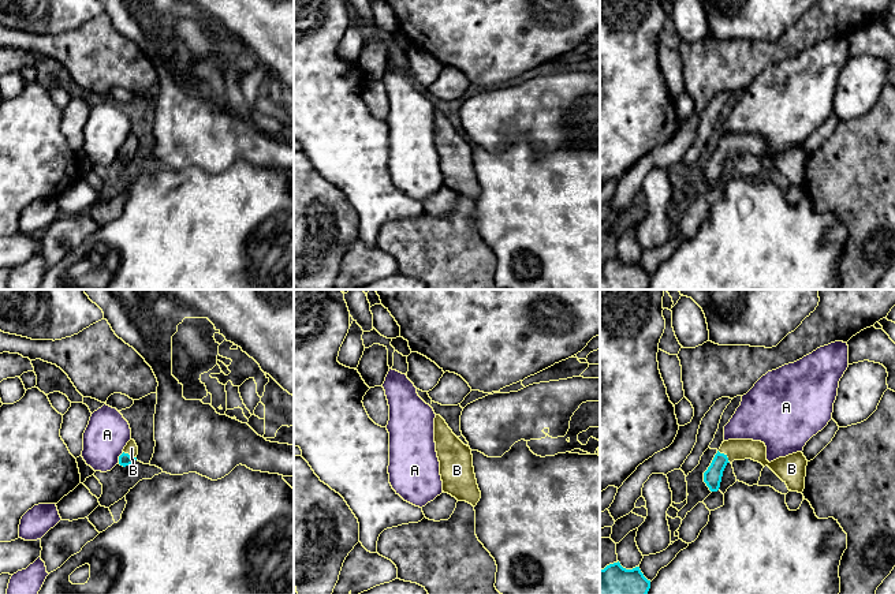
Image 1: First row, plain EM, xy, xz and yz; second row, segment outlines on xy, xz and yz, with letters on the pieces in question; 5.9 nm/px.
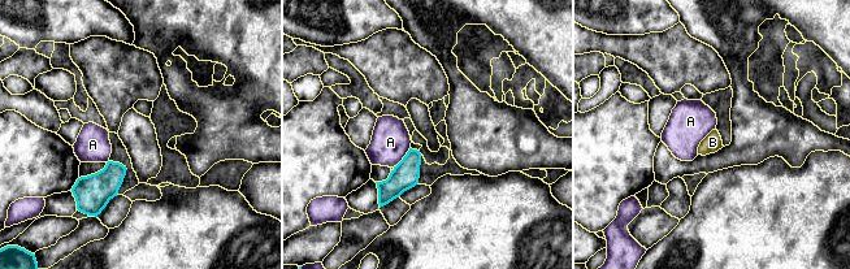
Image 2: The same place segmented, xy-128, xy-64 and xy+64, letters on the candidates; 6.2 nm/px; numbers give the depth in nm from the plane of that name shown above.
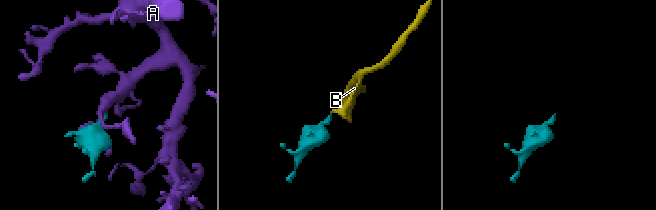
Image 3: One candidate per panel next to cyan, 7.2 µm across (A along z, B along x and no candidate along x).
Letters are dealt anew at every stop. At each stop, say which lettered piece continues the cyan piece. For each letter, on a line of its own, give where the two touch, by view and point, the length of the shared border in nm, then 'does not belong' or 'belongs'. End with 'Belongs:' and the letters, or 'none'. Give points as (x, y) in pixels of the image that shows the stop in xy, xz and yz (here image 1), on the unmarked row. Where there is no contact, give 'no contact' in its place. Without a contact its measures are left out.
A: xy (119, 152) | 70 nm | does not belong
B: yz (724, 149) | 100 nm | belongs
Belongs: B

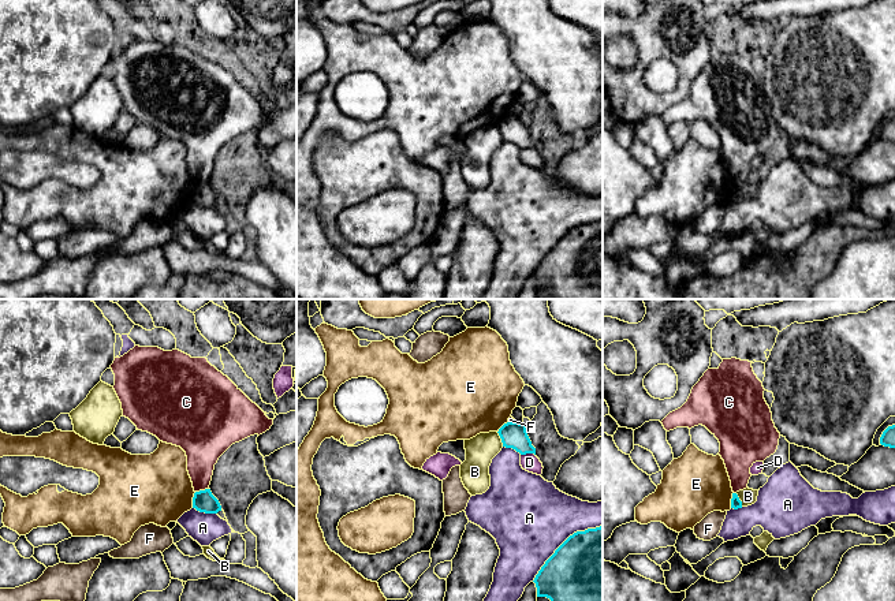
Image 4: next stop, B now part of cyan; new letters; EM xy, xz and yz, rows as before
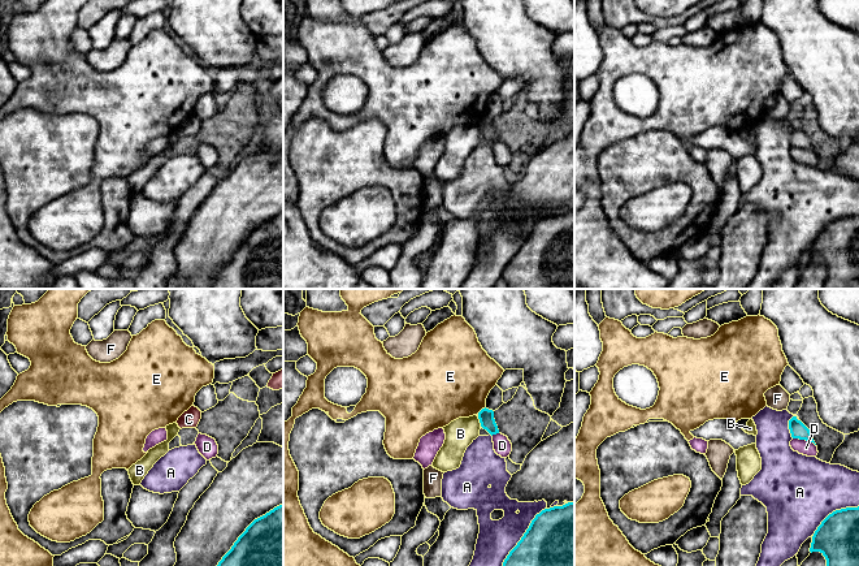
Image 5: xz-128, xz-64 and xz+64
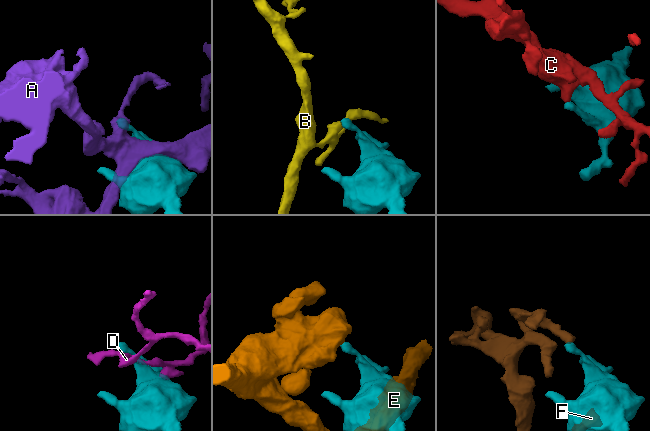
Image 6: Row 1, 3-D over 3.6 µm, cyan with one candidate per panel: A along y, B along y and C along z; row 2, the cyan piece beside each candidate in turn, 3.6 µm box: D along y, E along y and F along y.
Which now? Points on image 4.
A: xz (563, 236) | 550 nm | does not belong
B: xz (500, 131) | 100 nm | does not belong
C: xy (201, 185) | 80 nm | does not belong
D: xz (528, 146) | 90 nm | does not belong
E: xy (193, 194) | 100 nm | does not belong
F: xz (511, 116) | 40 nm | does not belong
Belongs: none

